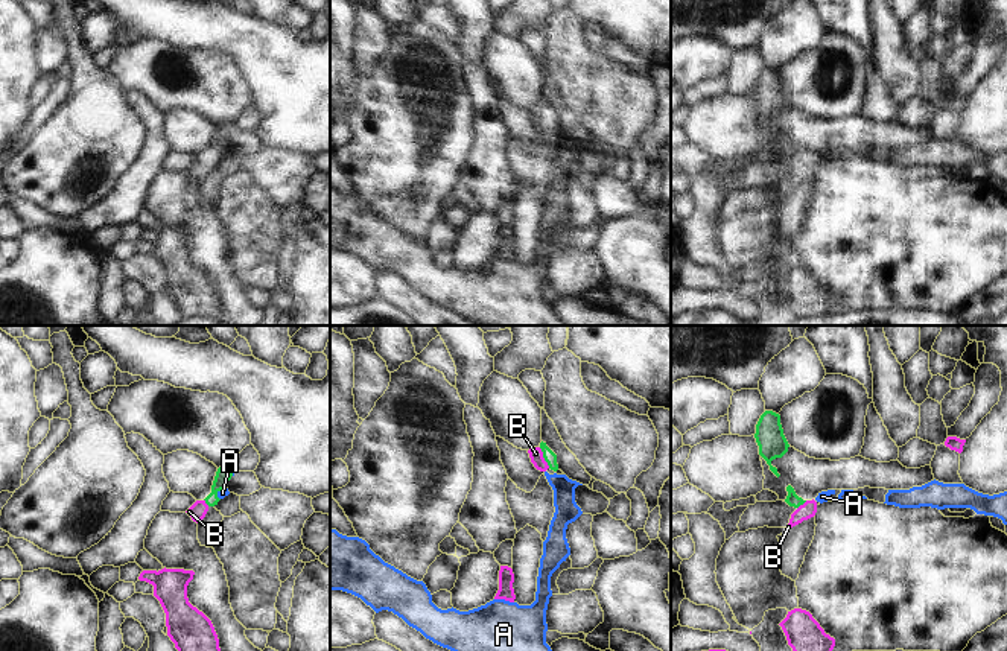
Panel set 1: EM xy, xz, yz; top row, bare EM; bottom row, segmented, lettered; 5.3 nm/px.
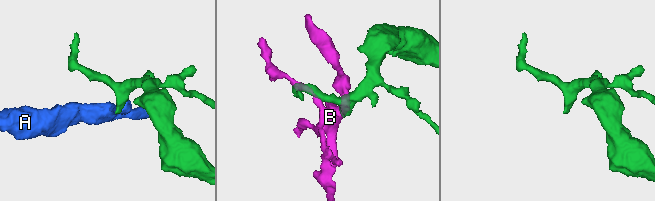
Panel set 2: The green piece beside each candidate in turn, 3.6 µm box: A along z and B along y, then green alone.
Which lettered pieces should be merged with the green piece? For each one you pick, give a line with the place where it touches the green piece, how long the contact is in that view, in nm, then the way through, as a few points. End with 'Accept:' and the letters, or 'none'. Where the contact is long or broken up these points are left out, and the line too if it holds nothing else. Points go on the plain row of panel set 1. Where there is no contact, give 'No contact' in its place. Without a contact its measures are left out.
B: Touches green at xz (543, 116). Shared border 130 nm. Path across: xz (549, 116), (543, 116), (536, 113)
Accept: B

